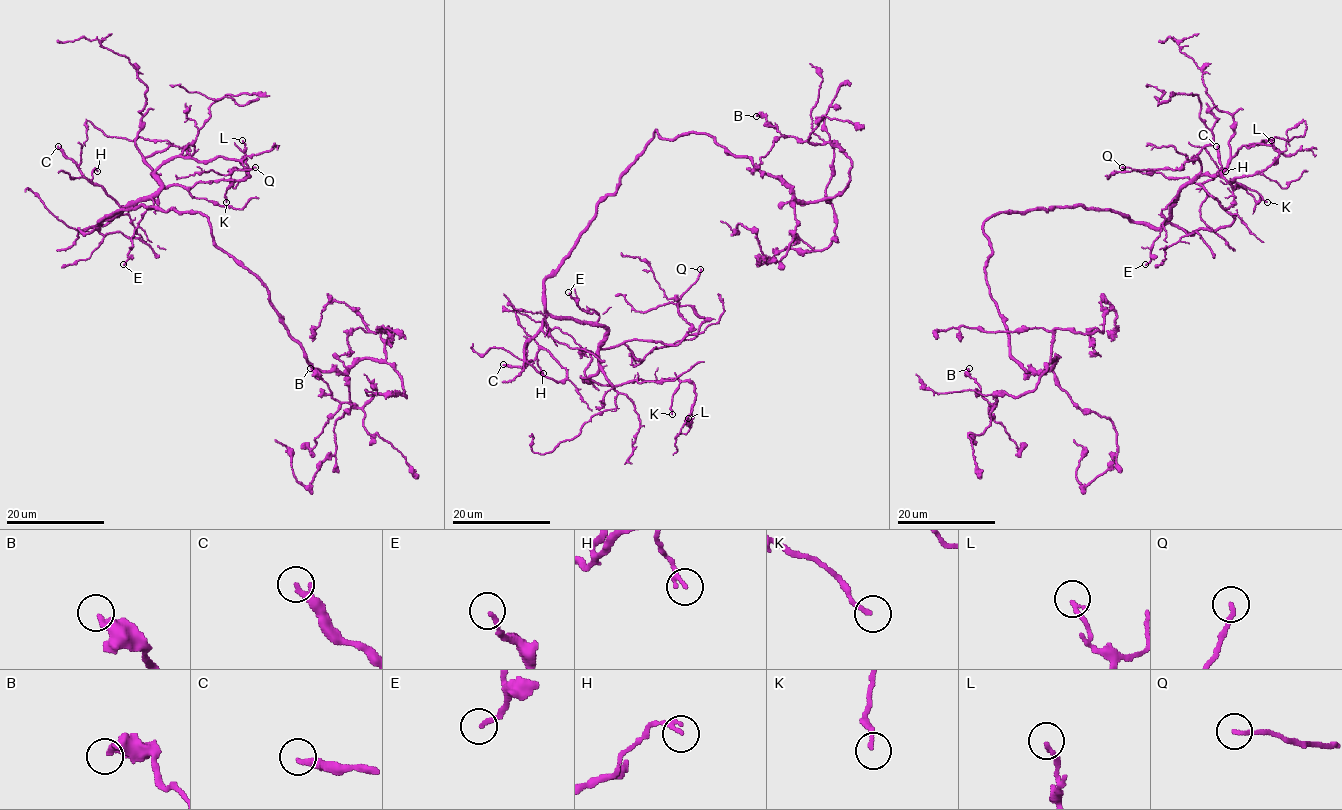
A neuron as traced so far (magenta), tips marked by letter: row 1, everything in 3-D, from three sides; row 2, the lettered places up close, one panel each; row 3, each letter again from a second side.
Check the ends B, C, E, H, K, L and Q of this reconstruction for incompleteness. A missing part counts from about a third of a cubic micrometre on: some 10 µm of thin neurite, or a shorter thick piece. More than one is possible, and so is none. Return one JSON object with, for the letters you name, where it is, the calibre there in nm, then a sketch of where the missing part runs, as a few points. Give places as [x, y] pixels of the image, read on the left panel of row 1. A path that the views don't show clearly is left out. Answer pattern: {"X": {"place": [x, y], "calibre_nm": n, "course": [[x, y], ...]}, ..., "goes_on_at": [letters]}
{"goes_on_at": []}

